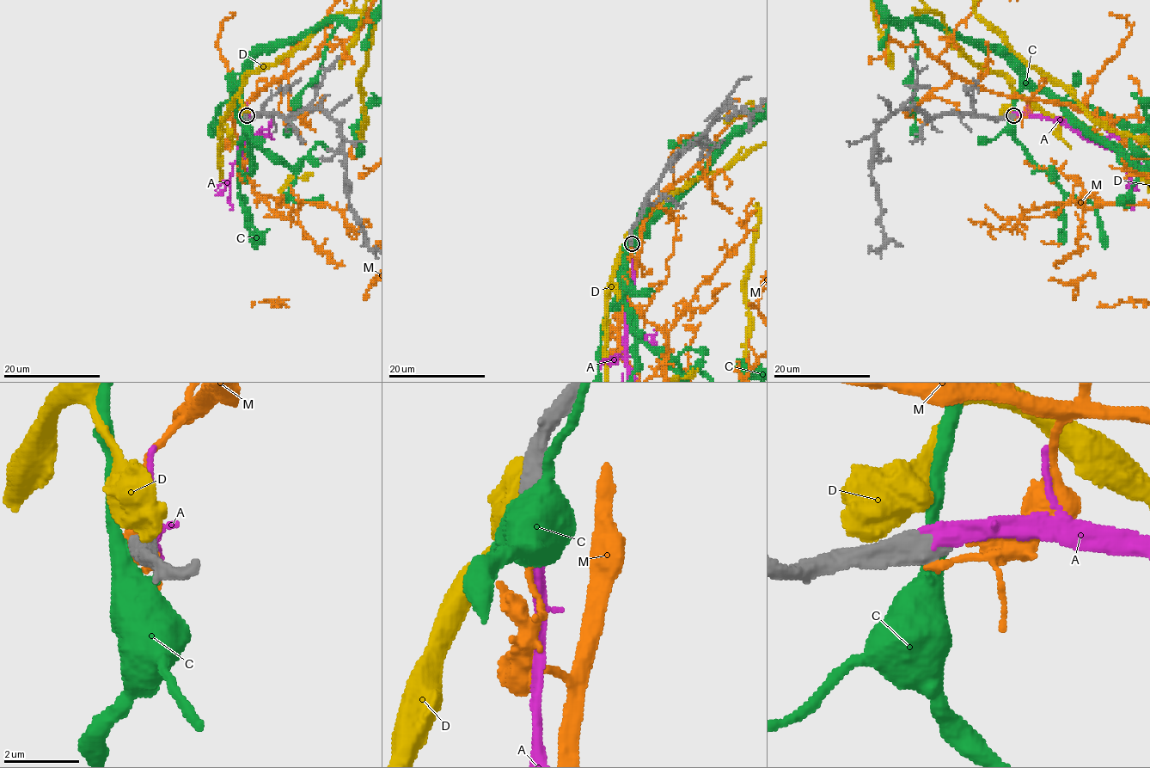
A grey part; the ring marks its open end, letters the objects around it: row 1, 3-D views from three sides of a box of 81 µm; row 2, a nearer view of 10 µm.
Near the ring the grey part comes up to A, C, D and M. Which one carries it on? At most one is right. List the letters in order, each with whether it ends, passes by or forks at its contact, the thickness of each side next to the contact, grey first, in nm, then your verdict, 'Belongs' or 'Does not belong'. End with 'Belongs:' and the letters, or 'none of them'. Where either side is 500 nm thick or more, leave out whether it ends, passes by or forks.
A: Thickness 700 nm (grey) against 420 nm. Belongs
C: Thickness 700 nm (grey) against 500 nm. Does not belong
D: Thickness 500 nm (grey) against 650 nm. Does not belong
M: Thickness 700 nm (grey) against 200 nm. Does not belong
Belongs: A

